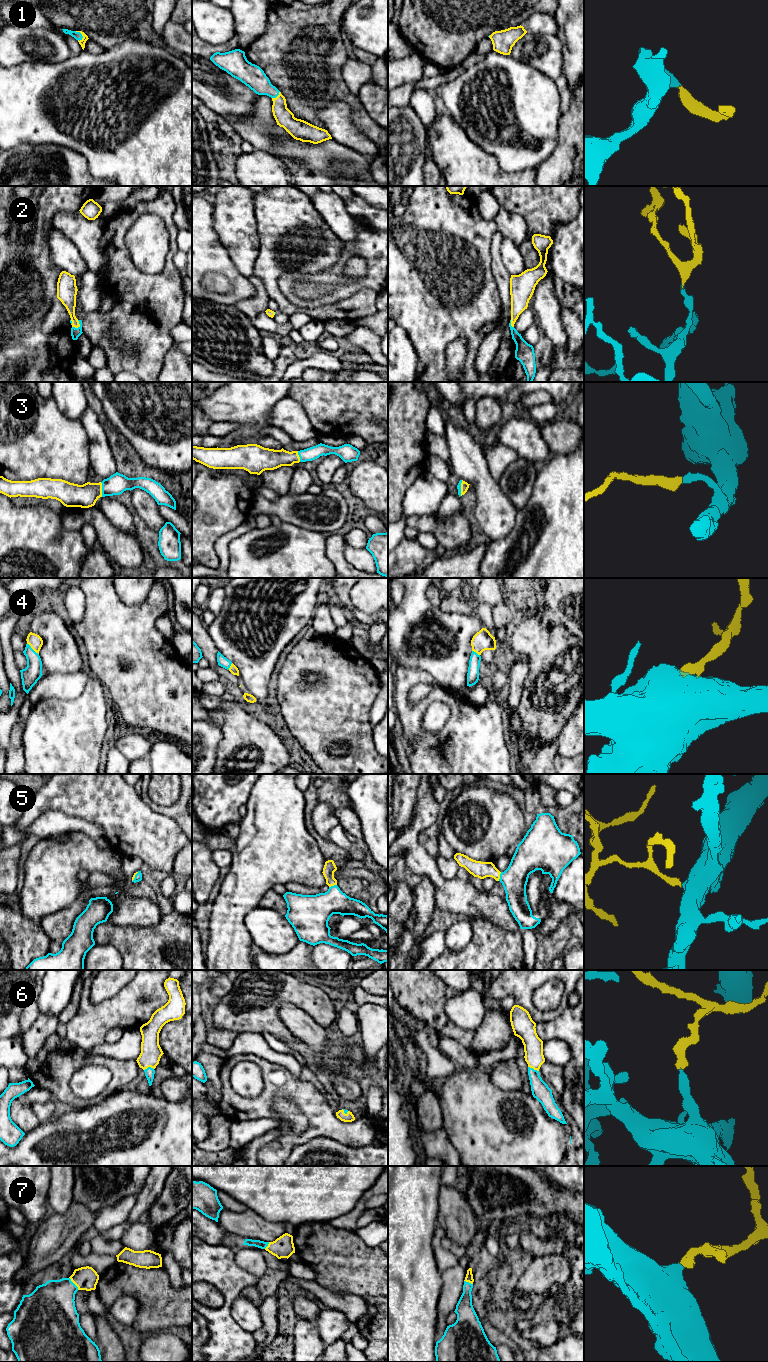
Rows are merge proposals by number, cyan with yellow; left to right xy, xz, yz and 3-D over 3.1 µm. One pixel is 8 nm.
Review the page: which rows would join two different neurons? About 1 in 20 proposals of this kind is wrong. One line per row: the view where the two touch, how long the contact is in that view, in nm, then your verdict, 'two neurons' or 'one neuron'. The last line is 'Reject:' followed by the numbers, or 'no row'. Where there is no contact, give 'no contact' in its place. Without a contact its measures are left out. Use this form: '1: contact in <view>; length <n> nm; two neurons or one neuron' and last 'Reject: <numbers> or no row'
1: contact in xy; length 90 nm; one neuron
2: contact in xy; length 80 nm; one neuron
3: contact in xy; length 120 nm; one neuron
4: contact in xy; length 130 nm; one neuron
5: contact in yz; length 80 nm; one neuron
6: contact in yz; length 100 nm; one neuron
7: contact in xy; length 130 nm; one neuron
Reject: no row

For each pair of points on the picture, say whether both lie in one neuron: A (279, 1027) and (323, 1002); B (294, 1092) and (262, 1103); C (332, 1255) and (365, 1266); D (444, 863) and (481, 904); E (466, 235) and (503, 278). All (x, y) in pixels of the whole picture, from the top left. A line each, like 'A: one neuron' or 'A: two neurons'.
A: one neuron
B: one neuron
C: one neuron
D: two neurons
E: two neurons

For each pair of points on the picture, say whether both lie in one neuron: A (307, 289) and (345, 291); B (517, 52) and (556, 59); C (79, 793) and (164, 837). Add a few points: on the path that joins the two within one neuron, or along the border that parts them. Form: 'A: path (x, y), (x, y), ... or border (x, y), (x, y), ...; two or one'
A: border (353, 279), (340, 283), (332, 290), (310, 299); two
B: path (527, 52), (543, 52), (546, 55); one
C: path (100, 794), (143, 833); one

